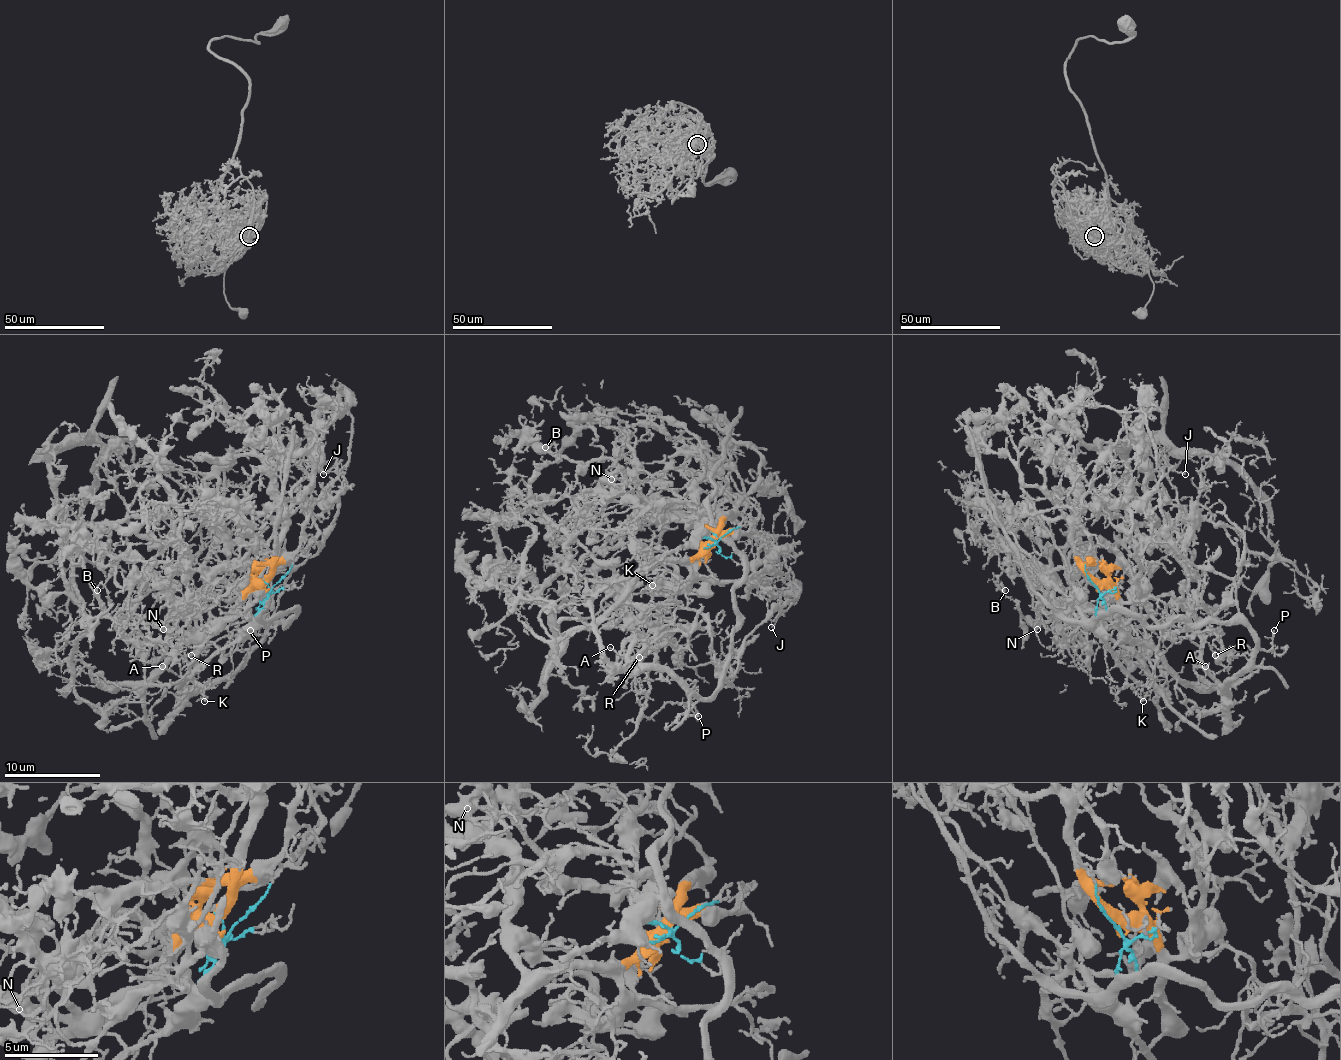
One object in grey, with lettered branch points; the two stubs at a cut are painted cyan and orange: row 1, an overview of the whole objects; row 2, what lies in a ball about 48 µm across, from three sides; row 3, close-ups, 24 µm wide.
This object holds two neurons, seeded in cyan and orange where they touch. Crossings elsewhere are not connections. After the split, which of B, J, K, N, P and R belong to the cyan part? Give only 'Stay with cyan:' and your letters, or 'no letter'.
Stay with cyan: J, K, P

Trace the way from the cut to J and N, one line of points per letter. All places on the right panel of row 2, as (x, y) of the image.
J: (1095, 586), (1090, 622), (1237, 613), (1235, 584), (1191, 565), (1160, 512), (1158, 485), (1184, 473)
N: (1095, 584), (1083, 567), (1085, 565), (1071, 569), (1049, 569), (1037, 584), (1044, 603), (1037, 629)

